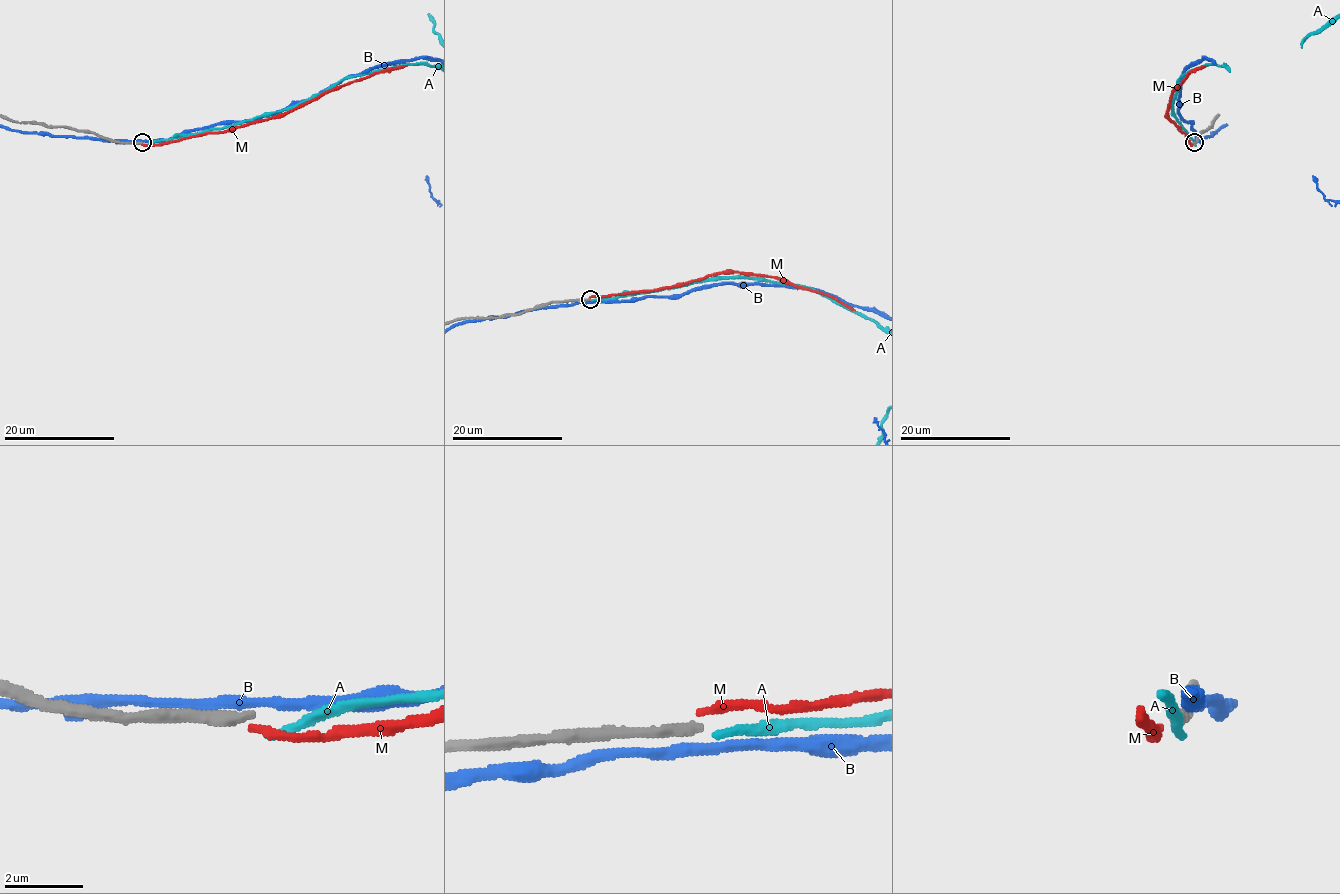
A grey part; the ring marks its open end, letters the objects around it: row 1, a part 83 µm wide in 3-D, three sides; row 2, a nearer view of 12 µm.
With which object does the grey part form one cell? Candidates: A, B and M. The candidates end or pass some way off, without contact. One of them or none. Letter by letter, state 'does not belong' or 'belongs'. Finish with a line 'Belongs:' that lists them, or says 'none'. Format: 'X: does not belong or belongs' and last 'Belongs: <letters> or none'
A: does not belong
B: does not belong
M: does not belong
Belongs: none

